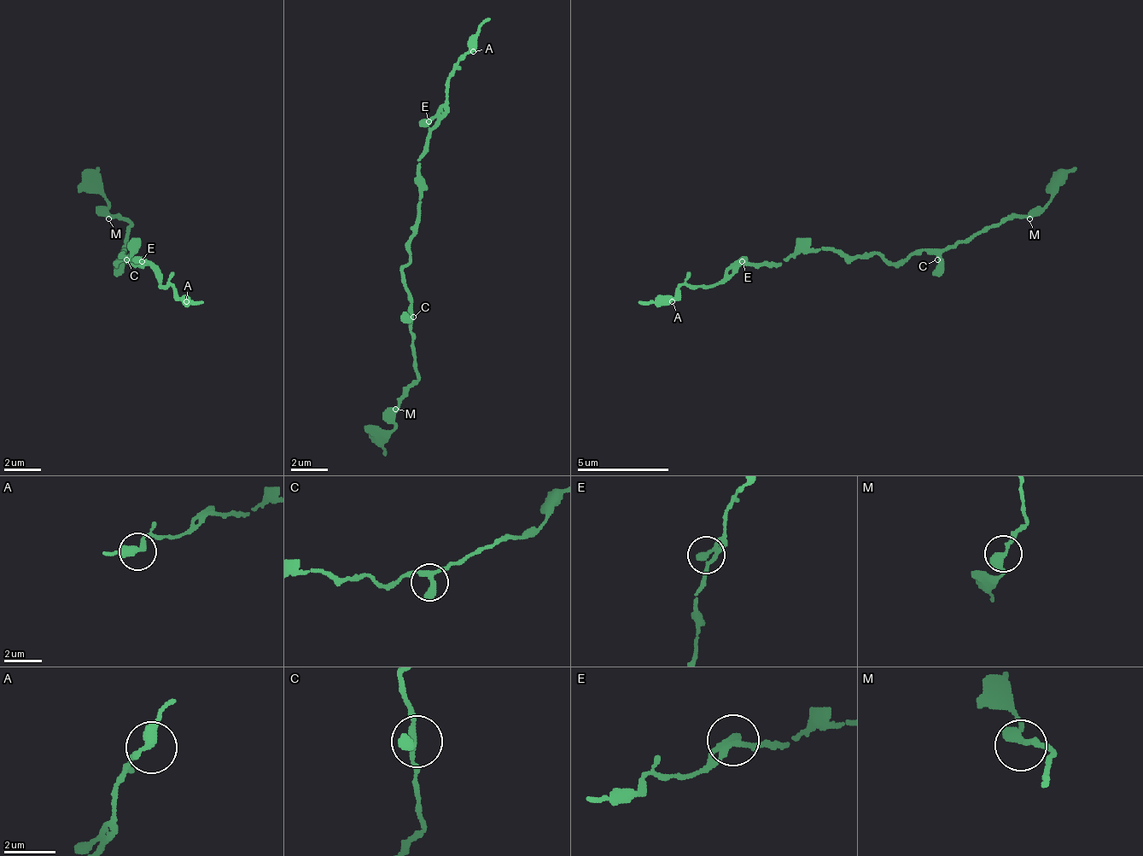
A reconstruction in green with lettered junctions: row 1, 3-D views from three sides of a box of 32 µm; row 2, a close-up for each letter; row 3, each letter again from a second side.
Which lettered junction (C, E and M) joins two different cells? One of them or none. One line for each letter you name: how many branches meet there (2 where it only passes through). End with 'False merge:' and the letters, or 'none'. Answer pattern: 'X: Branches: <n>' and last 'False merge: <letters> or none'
False merge: none

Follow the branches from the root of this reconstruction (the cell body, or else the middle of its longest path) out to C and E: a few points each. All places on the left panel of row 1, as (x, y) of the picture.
C: (122, 255), (118, 264), (122, 251), (126, 259)
E: (122, 255), (131, 251), (131, 259), (136, 264), (141, 264), (141, 259)

